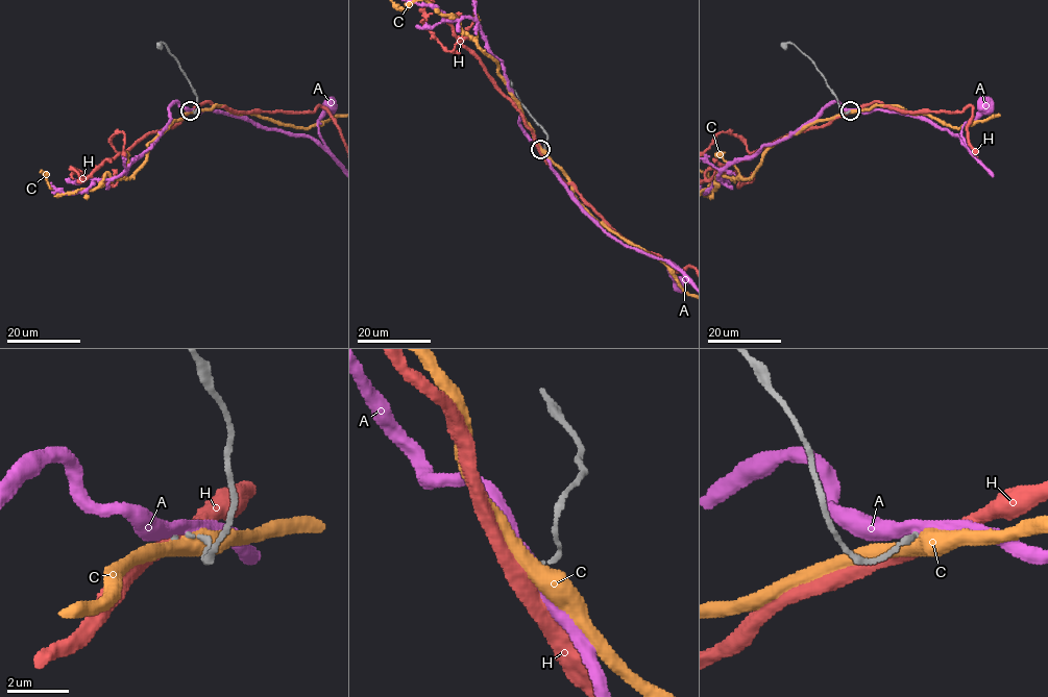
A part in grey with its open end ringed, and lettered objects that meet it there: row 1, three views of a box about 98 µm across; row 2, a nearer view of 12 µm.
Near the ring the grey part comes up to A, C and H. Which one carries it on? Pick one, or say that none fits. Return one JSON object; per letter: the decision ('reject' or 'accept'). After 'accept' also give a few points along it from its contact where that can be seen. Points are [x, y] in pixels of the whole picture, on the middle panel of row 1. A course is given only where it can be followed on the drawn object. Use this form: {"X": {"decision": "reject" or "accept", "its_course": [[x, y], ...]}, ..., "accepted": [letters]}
{"A": {"decision": "reject"}, "C": {"decision": "reject"}, "H": {"decision": "reject"}, "accepted": []}

